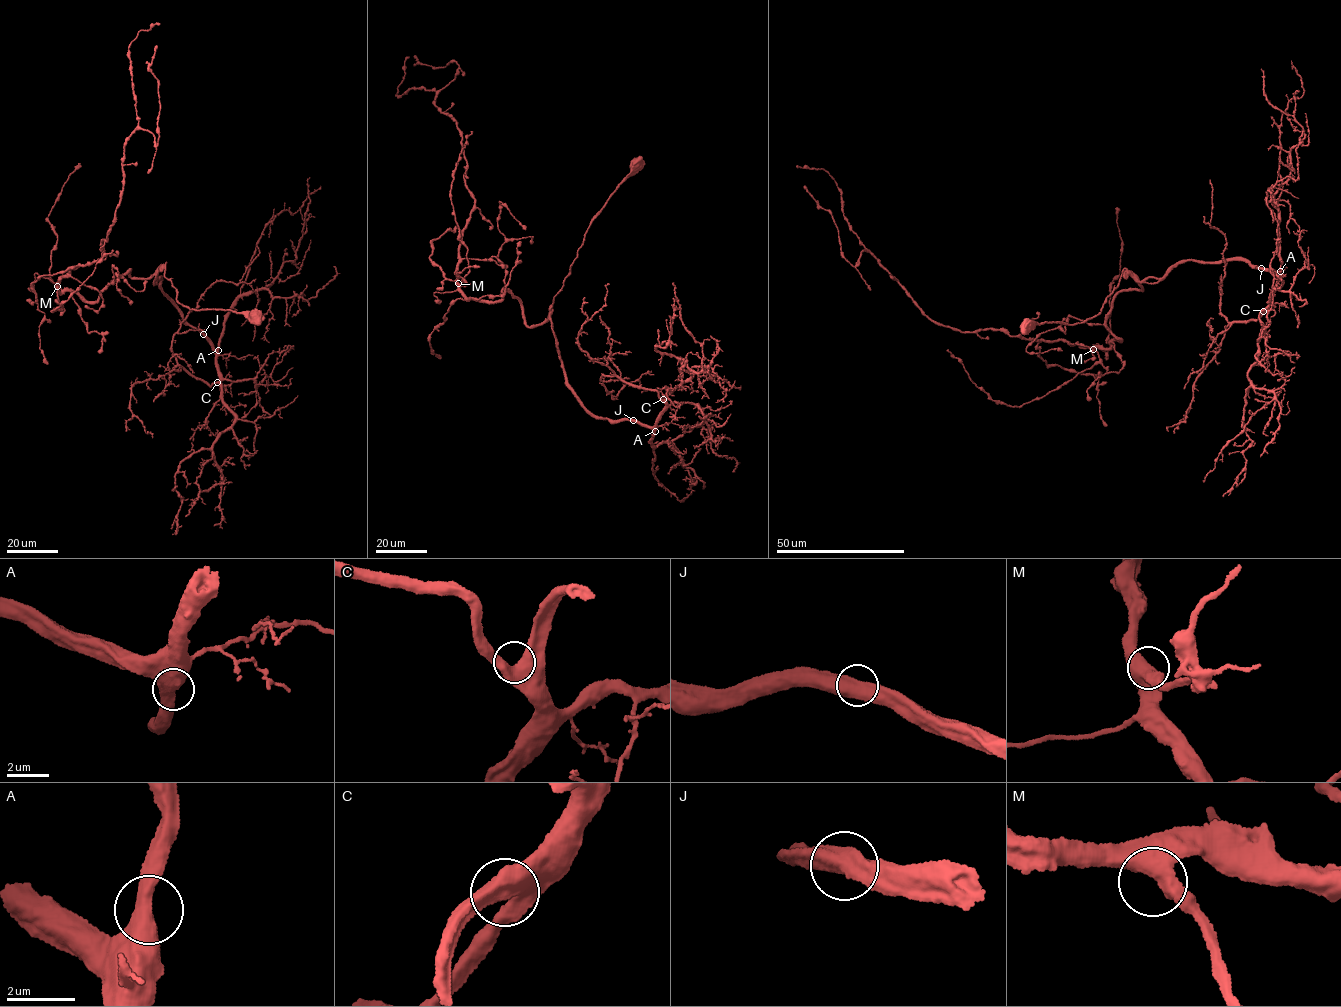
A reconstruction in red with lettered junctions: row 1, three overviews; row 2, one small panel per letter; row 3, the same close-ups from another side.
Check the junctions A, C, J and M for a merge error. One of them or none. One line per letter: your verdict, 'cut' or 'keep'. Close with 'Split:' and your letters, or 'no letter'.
A: keep
C: keep
J: keep
M: keep
Split: no letter

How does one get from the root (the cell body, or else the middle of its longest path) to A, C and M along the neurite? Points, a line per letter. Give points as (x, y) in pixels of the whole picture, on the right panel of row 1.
A: (1027, 324), (1073, 324), (1094, 317), (1125, 268), (1143, 281), (1161, 278), (1186, 260), (1236, 257), (1280, 271)
C: (1027, 324), (1083, 323), (1100, 312), (1125, 268), (1143, 281), (1186, 260), (1236, 257), (1275, 274), (1263, 311)
M: (1027, 324), (1073, 324), (1094, 317), (1127, 269), (1142, 291), (1116, 294), (1106, 323), (1121, 340), (1093, 349)

